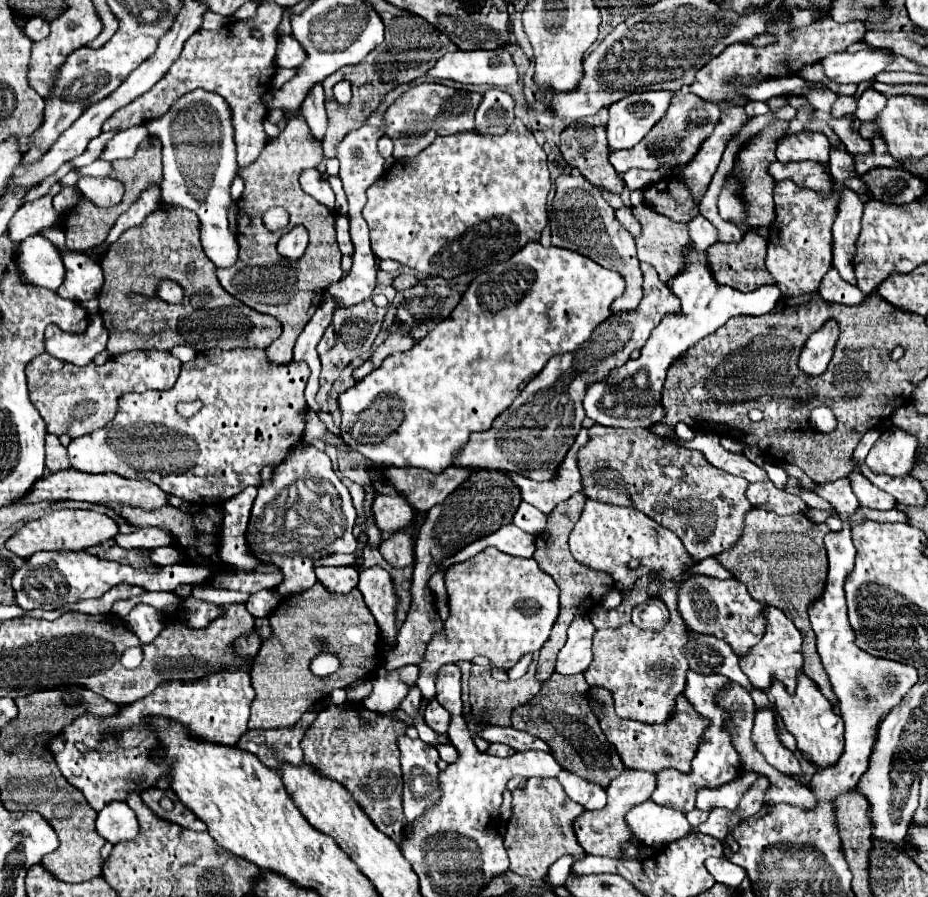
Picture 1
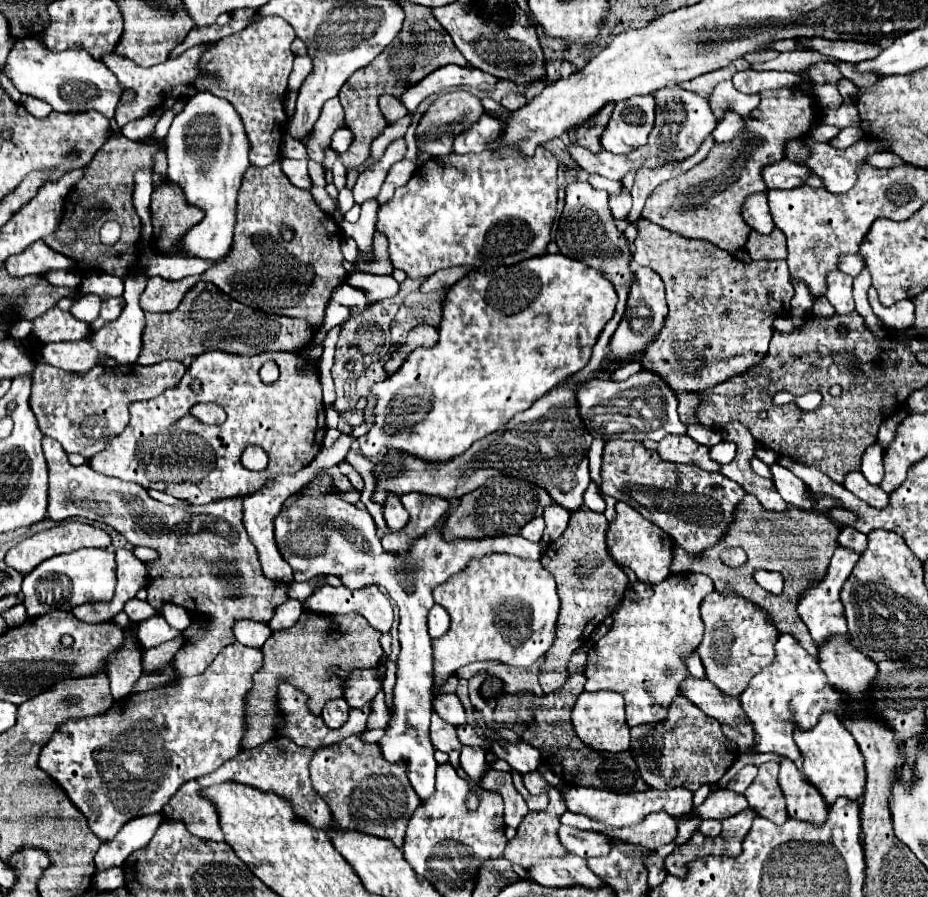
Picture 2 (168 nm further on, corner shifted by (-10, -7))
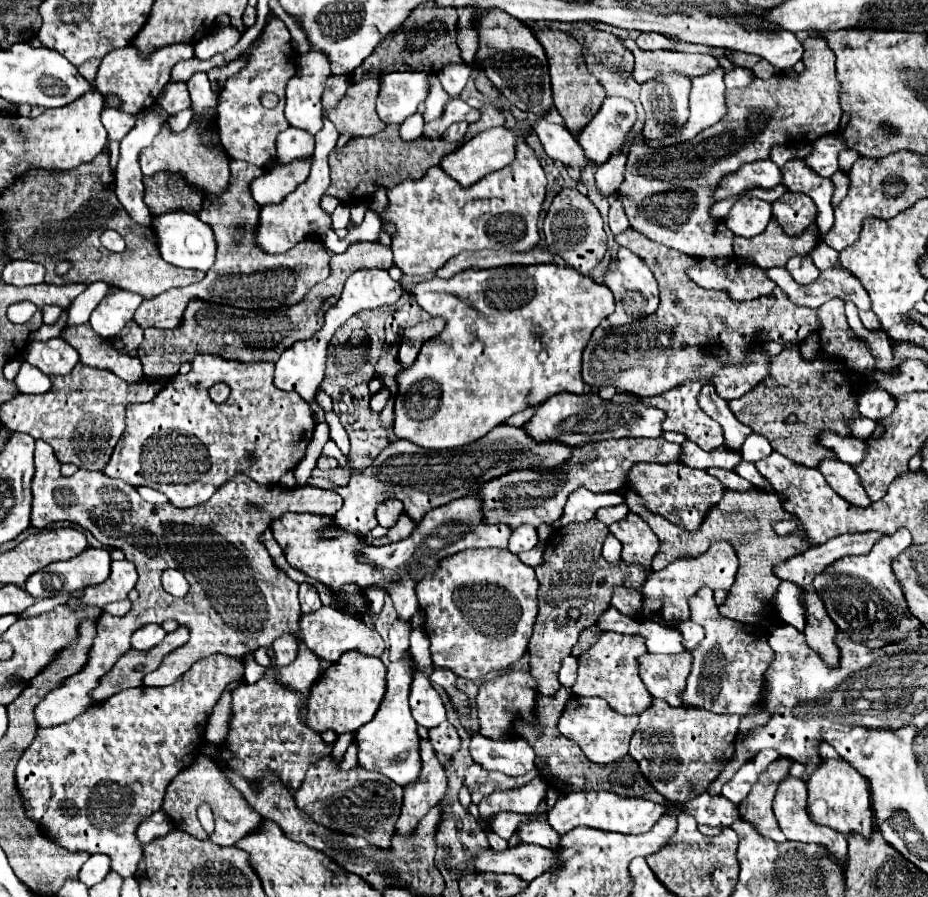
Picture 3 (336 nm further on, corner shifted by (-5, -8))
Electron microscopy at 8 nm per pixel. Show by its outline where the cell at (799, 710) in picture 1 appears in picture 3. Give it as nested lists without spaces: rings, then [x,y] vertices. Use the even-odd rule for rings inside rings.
[[[820,743],[820,753],[824,761],[808,779],[808,813],[818,825],[826,825],[842,835],[858,833],[870,839],[874,827],[874,815],[870,807],[870,793],[866,779],[844,759],[828,759],[826,751],[832,751],[828,743]]]

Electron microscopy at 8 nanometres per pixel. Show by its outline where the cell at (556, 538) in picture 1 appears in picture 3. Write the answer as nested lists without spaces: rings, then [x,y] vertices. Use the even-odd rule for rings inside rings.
[[[592,519],[586,523],[572,523],[560,527],[550,541],[546,543],[542,563],[534,567],[540,581],[538,587],[538,617],[534,623],[534,635],[530,637],[528,655],[530,655],[530,673],[538,681],[540,695],[556,695],[560,689],[558,669],[564,657],[570,655],[572,645],[578,641],[580,631],[596,625],[598,617],[610,607],[610,597],[614,585],[624,585],[628,589],[642,591],[642,581],[652,573],[652,569],[642,569],[642,565],[618,565],[608,563],[602,557],[602,545],[608,535],[608,527]],[[604,579],[604,583],[600,583]],[[578,607],[582,617],[572,621],[568,609]]]

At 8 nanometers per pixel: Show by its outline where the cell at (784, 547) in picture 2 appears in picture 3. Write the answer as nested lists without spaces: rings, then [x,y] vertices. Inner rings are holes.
[[[626,489],[624,497],[626,497],[626,505],[630,507],[630,511],[638,513],[660,539],[660,549],[652,561],[652,571],[664,569],[668,563],[676,561],[678,557],[698,557],[706,553],[714,541],[728,541],[730,545],[734,545],[734,551],[738,553],[740,567],[736,573],[734,589],[728,591],[728,599],[720,607],[720,613],[726,619],[734,619],[734,621],[748,623],[748,625],[760,625],[762,621],[766,627],[774,625],[774,621],[770,619],[770,613],[772,613],[770,597],[774,589],[780,585],[780,579],[772,575],[772,565],[778,561],[786,561],[798,553],[804,553],[810,547],[802,531],[780,537],[770,527],[770,521],[784,521],[784,517],[790,519],[790,513],[782,509],[776,493],[766,493],[766,491],[756,491],[756,489],[752,491],[726,489],[722,501],[718,501],[718,505],[714,505],[714,509],[706,513],[706,521],[702,521],[702,529],[698,529],[696,533],[690,533],[682,529],[680,525],[674,525],[668,519],[658,517],[656,513],[650,513],[646,505],[642,505],[642,497],[638,497],[634,489]]]

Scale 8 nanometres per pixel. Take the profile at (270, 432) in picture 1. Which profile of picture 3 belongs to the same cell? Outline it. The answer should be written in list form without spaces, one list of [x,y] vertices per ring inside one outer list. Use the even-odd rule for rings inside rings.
[[[198,355],[188,375],[174,375],[166,389],[152,401],[126,407],[126,429],[104,473],[134,487],[146,485],[162,491],[176,507],[194,507],[208,501],[210,495],[236,473],[248,475],[258,485],[276,485],[280,477],[304,457],[306,445],[312,439],[314,417],[310,405],[298,393],[276,389],[272,375],[274,363],[238,363],[214,355]],[[216,383],[226,383],[232,389],[228,401],[222,405],[216,405],[208,395],[208,389]],[[154,429],[162,433],[164,439],[170,439],[170,447],[154,447]]]

